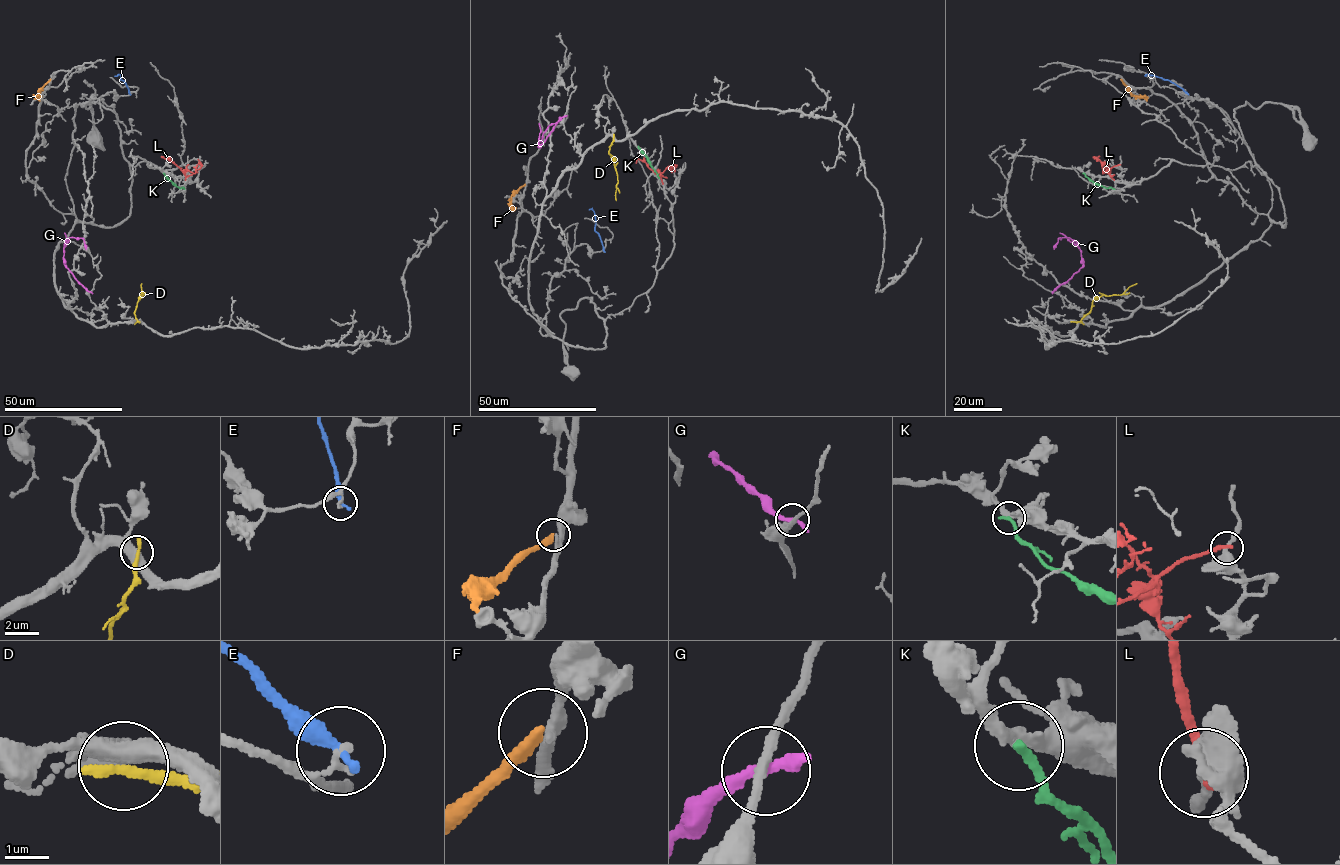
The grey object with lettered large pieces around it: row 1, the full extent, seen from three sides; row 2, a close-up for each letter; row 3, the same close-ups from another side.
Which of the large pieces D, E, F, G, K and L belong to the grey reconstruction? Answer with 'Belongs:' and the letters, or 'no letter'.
Belongs: no letter

